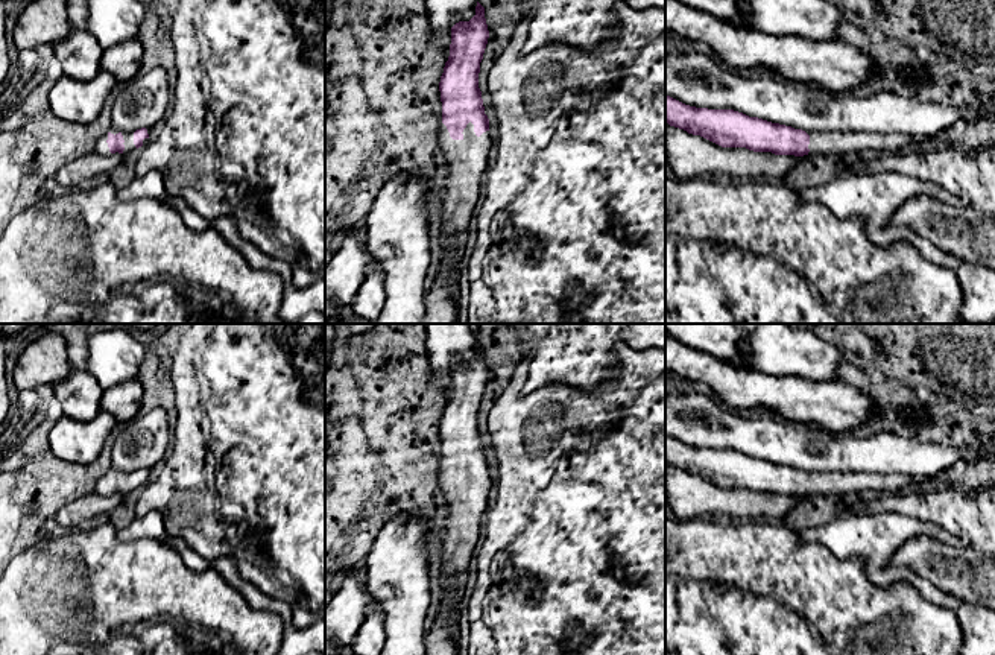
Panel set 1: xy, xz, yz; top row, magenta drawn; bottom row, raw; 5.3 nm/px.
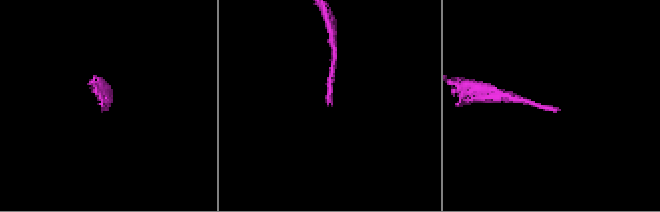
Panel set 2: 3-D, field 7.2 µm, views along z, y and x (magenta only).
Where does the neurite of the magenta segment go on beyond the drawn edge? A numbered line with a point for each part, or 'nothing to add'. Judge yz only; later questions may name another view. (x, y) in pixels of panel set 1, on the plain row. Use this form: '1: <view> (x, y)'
1: yz (839, 484)

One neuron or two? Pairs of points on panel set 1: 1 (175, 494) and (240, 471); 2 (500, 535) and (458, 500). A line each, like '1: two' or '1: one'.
1: one
2: two

